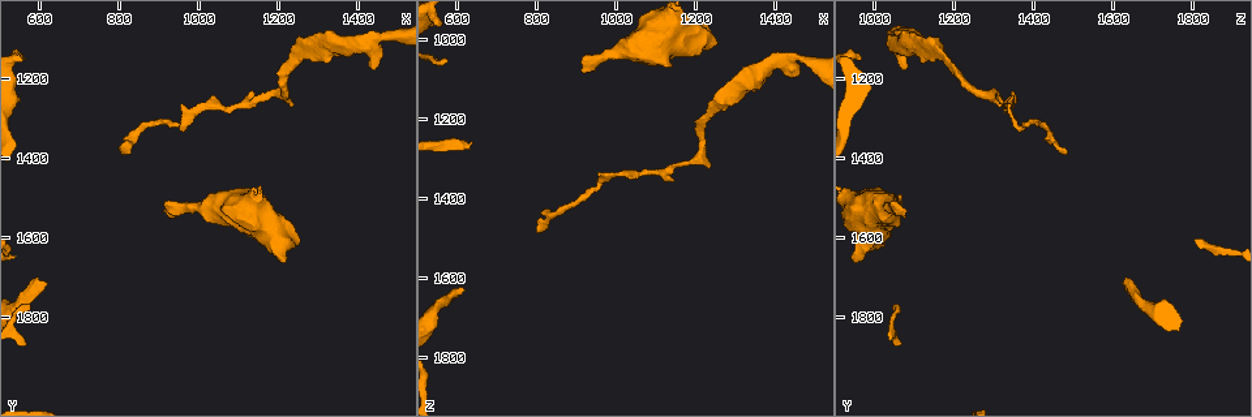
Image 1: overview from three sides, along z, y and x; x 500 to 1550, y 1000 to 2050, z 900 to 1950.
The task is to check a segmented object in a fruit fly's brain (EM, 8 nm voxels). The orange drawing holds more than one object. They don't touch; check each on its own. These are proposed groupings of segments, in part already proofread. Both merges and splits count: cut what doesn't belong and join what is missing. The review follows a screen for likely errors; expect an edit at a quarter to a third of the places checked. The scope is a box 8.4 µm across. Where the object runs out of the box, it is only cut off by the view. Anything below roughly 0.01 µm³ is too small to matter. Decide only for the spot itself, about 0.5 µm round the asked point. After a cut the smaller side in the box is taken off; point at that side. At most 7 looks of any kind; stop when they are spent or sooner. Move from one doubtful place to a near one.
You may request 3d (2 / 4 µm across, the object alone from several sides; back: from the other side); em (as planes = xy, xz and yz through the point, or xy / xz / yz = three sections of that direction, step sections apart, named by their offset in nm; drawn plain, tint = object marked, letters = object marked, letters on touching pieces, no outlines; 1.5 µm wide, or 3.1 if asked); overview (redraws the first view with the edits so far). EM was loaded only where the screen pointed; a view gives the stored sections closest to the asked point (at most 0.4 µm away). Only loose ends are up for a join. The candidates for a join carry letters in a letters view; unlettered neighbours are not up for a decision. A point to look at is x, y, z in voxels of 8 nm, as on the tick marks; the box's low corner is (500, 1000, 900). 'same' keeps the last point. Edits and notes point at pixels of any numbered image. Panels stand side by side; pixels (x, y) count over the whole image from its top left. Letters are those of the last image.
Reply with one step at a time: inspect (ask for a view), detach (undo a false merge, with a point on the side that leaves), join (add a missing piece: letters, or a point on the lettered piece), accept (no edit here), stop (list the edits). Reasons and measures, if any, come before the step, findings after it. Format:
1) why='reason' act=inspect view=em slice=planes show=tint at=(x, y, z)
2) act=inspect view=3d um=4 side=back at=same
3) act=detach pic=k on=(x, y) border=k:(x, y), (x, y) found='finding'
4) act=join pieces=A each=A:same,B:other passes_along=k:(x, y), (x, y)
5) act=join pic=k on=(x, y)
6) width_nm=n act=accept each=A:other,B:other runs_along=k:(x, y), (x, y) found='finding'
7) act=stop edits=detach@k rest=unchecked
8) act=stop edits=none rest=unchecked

why='narrows sharply' act=inspect view=3d um=2 at=(1435, 1110, 1050)

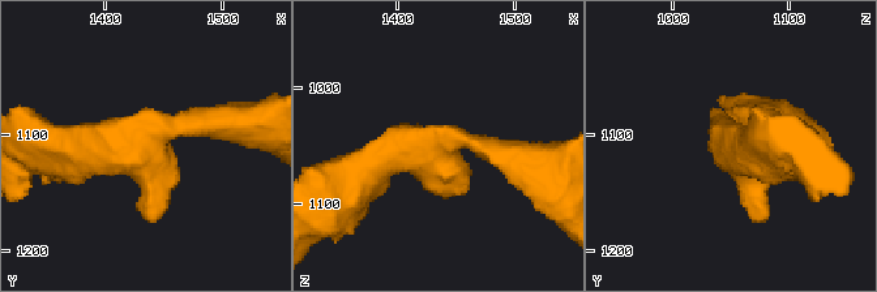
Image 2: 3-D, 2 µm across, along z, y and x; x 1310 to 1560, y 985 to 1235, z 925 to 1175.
act=inspect view=em slice=planes show=letters at=(1434, 1112, 1054)

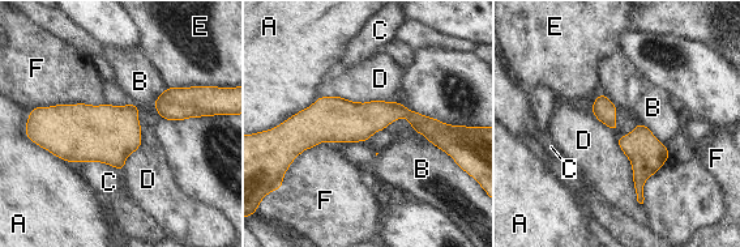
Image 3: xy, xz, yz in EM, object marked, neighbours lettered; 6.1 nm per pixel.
act=accept each=A:other,B:other,C:other,D:other,E:other,F:other border=3:(616, 139), (642, 204) found='one neuron here'

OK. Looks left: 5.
why='sharp bend' act=inspect view=em slice=xy step=8 show=tint at=(1220, 1250, 1290)

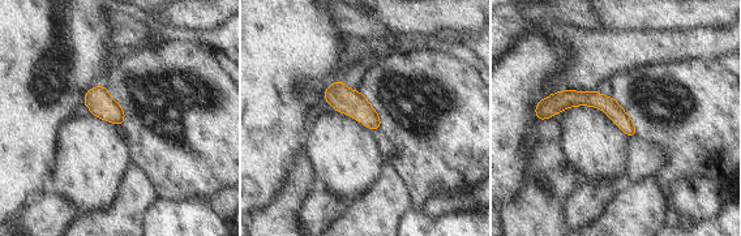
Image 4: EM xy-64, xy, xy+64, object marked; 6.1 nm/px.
act=inspect view=em slice=xy step=8 show=letters at=same

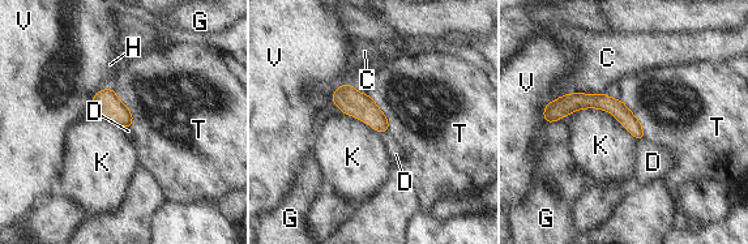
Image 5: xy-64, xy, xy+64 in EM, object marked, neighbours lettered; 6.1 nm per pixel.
width_nm=100 act=accept each=C:other,D:other,G:other,H:other,K:other,T:other,V:other border=5:(575, 111), (603, 108), (636, 140) found='all the same neuron'

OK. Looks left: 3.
why='free end' act=inspect view=em slice=planes show=letters at=(905, 1530, 1080)

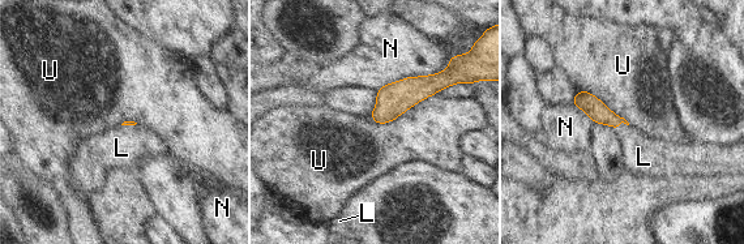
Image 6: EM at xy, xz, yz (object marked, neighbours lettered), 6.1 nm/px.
act=join pieces=L each=L:same,N:other,U:other passes_along=6:(591, 106), (620, 122), (642, 155) found='the neuron continues'

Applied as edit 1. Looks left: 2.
act=stop edits=join@6 rest=unchecked

